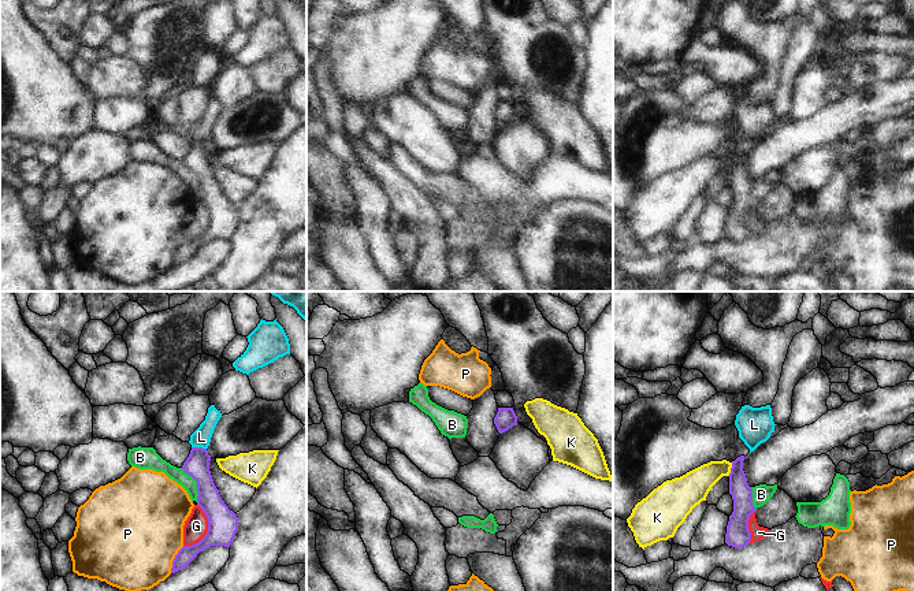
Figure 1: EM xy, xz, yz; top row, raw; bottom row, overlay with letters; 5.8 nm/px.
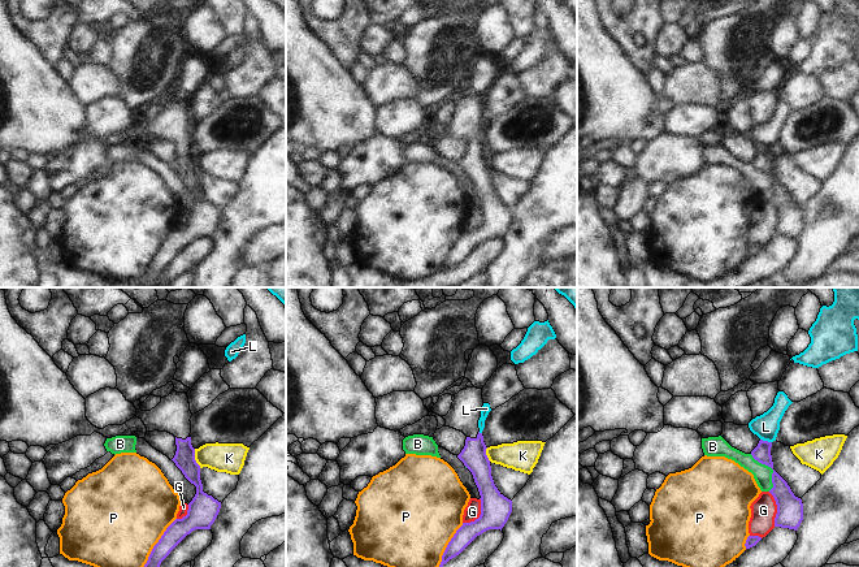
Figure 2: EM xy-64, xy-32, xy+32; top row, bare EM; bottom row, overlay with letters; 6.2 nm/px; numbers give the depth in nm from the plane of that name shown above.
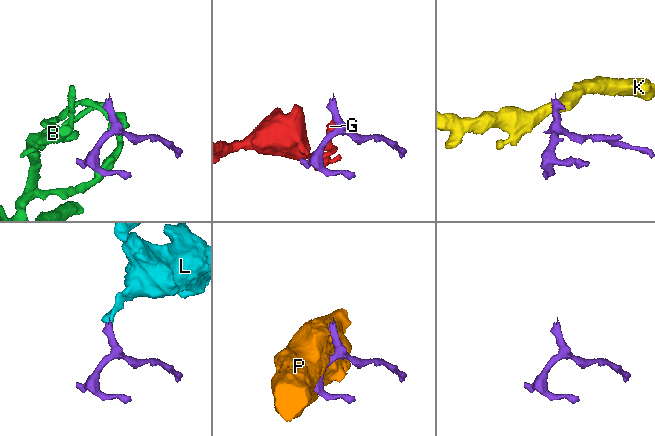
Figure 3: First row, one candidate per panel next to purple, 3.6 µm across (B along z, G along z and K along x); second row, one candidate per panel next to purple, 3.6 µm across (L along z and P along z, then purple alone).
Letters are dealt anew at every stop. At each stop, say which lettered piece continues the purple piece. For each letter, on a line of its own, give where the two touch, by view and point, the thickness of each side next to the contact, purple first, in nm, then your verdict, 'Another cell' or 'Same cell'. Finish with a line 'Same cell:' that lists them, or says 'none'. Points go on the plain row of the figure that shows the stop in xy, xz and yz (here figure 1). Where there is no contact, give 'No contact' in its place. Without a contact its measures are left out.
B: Touches purple at xy (197, 178). Thickness 160 nm (purple) against 80 nm. Another cell
G: Touches purple at xy (208, 223). Thickness 180 nm (purple) against 140 nm. Another cell
K: Touches purple at yz (731, 163). Thickness 130 nm (purple) against 190 nm. Another cell
L: Touches purple at xy (199, 141). Thickness 140 nm (purple) against 110 nm. Another cell
P: Touches purple at xy (174, 253). Thickness 100 nm (purple) against 480 nm. Another cell
Same cell: none.

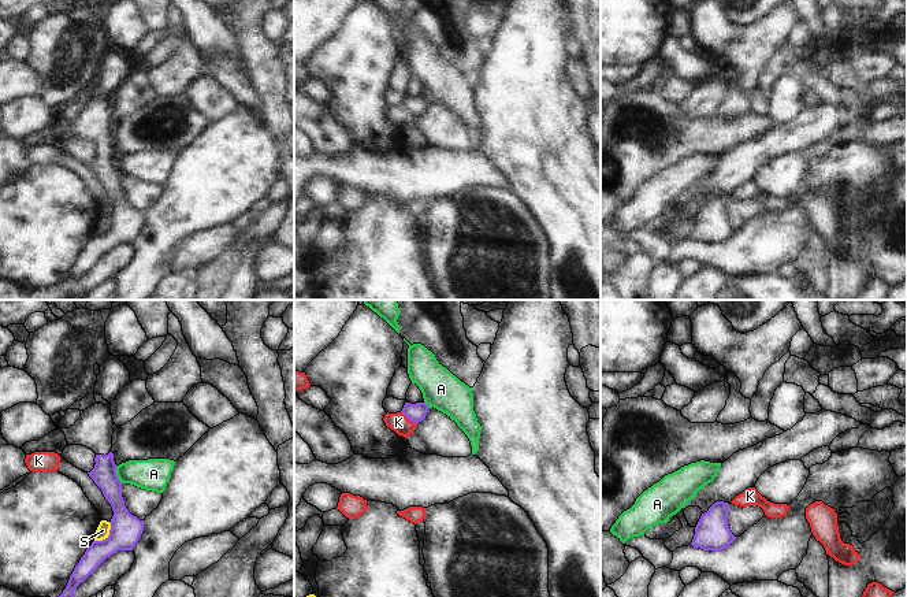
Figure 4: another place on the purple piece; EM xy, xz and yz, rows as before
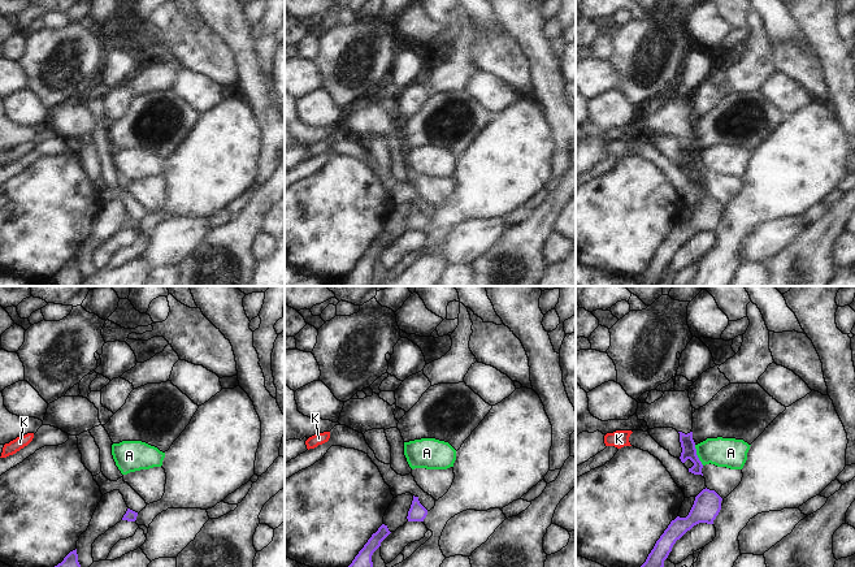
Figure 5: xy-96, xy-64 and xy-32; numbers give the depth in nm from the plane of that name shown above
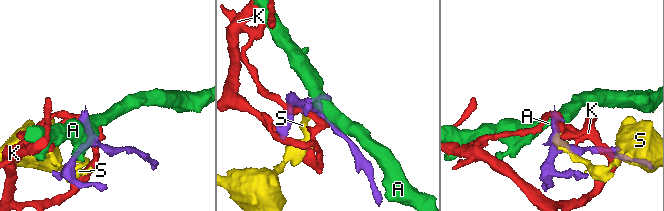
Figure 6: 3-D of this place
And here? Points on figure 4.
A: Touches purple at xy (115, 167). Thickness 140 nm (purple) against 190 nm. Another cell
K: Touches purple at xz (409, 112). Thickness 110 nm (purple) against 110 nm. Another cell
S: Touches purple at xy (108, 229). Thickness 190 nm (purple) against 80 nm. Another cell
Same cell: none.

